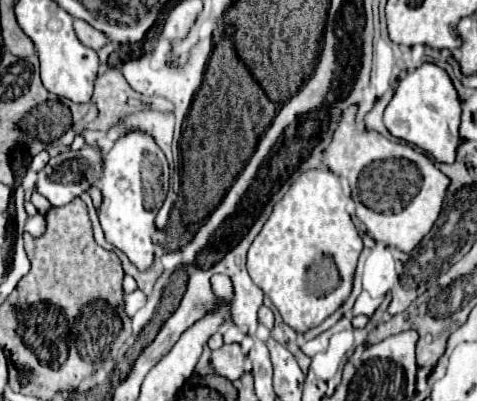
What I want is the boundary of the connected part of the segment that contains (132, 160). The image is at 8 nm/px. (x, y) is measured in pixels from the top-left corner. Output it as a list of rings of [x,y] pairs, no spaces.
[[[129,130],[125,132],[115,146],[107,152],[103,162],[103,174],[99,178],[103,204],[99,208],[99,220],[105,232],[105,238],[119,250],[123,250],[129,260],[139,268],[145,270],[153,264],[153,234],[155,228],[155,210],[145,210],[143,206],[143,192],[141,192],[141,160],[147,150],[155,148],[155,140],[151,134],[143,130]]]

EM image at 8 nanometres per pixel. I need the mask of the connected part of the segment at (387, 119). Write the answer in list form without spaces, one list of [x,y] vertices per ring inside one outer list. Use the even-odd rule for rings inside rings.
[[[423,64],[411,74],[407,74],[403,80],[399,80],[393,100],[385,108],[383,122],[391,132],[391,136],[419,146],[437,162],[445,164],[455,162],[455,150],[461,142],[459,138],[461,102],[449,74],[443,68],[435,64]]]

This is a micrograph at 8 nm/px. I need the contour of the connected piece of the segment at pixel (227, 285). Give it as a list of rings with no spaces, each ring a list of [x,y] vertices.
[[[215,274],[215,276],[211,278],[211,284],[213,284],[213,292],[215,292],[215,296],[219,296],[219,298],[223,298],[223,300],[229,300],[229,298],[231,298],[231,294],[233,294],[233,286],[231,286],[231,280],[229,280],[227,276],[223,276],[223,274]]]

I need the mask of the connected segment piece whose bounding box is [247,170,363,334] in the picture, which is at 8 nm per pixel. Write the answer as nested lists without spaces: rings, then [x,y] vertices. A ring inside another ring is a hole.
[[[309,170],[299,174],[287,196],[273,208],[273,214],[247,252],[247,270],[263,294],[271,298],[283,322],[297,334],[305,334],[339,310],[349,298],[361,248],[363,242],[347,212],[341,180],[329,170]],[[319,254],[329,254],[341,274],[341,284],[321,298],[305,290],[305,270]]]

